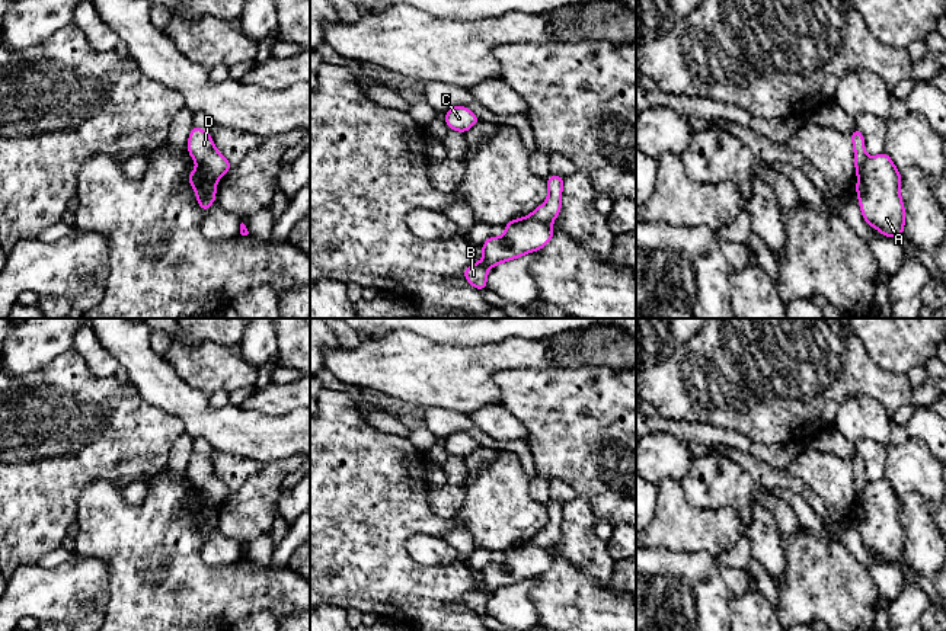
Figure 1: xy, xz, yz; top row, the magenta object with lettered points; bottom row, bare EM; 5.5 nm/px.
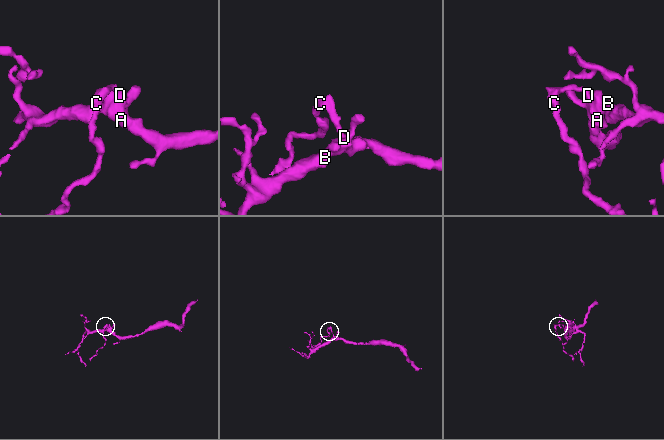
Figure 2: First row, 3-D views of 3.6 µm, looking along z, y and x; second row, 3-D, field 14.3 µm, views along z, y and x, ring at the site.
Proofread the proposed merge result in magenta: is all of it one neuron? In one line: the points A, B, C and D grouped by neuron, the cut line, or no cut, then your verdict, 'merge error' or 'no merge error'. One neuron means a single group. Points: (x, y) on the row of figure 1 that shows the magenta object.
groups A B / C D; cut xy (198, 163), (217, 181); merge error

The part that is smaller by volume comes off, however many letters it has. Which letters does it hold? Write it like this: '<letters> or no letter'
C, D

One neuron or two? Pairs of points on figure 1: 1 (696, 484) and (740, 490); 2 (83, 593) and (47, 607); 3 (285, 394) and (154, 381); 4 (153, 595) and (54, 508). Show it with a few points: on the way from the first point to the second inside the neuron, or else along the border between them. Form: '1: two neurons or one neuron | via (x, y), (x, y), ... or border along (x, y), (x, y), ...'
1: one neuron | via (706, 496), (715, 490), (728, 490)
2: one neuron | via (74, 593), (60, 593), (56, 598)
3: two neurons | border along (240, 407), (265, 415), (287, 415)
4: two neurons | border along (85, 487), (79, 497), (76, 521)

